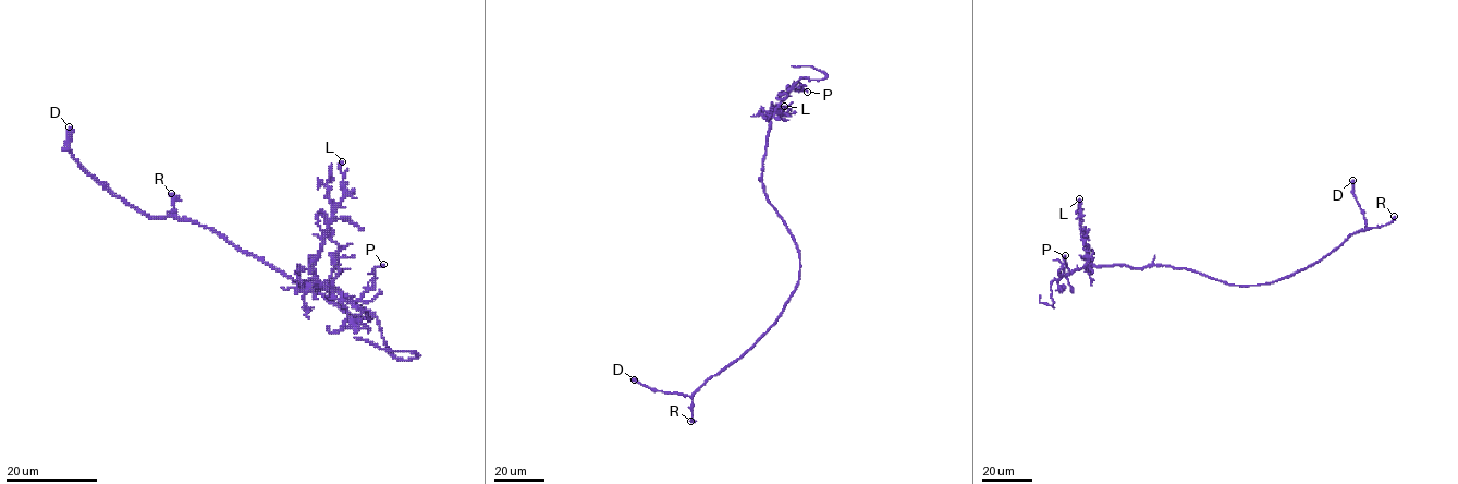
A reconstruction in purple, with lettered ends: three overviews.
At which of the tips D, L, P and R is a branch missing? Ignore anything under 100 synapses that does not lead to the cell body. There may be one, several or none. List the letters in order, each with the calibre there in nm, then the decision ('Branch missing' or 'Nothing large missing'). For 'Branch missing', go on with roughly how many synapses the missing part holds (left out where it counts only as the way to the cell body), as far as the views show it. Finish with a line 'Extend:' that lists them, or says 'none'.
D: Thickness 480 nm. Nothing large missing
L: Thickness 140 nm. Nothing large missing
P: Thickness 140 nm. Nothing large missing
R: Thickness 440 nm. Nothing large missing
Extend: none

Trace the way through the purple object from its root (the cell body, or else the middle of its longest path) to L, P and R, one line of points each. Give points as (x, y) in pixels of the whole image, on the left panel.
L: (368, 315), (337, 291), (308, 283), (301, 287), (315, 285), (314, 264), (327, 221), (344, 193), (342, 161)
P: (368, 315), (337, 291), (301, 283), (303, 288), (320, 282), (356, 301), (371, 287), (376, 268), (383, 264)
R: (368, 315), (369, 319), (346, 313), (322, 294), (244, 253), (218, 233), (180, 220), (173, 215), (171, 193)

